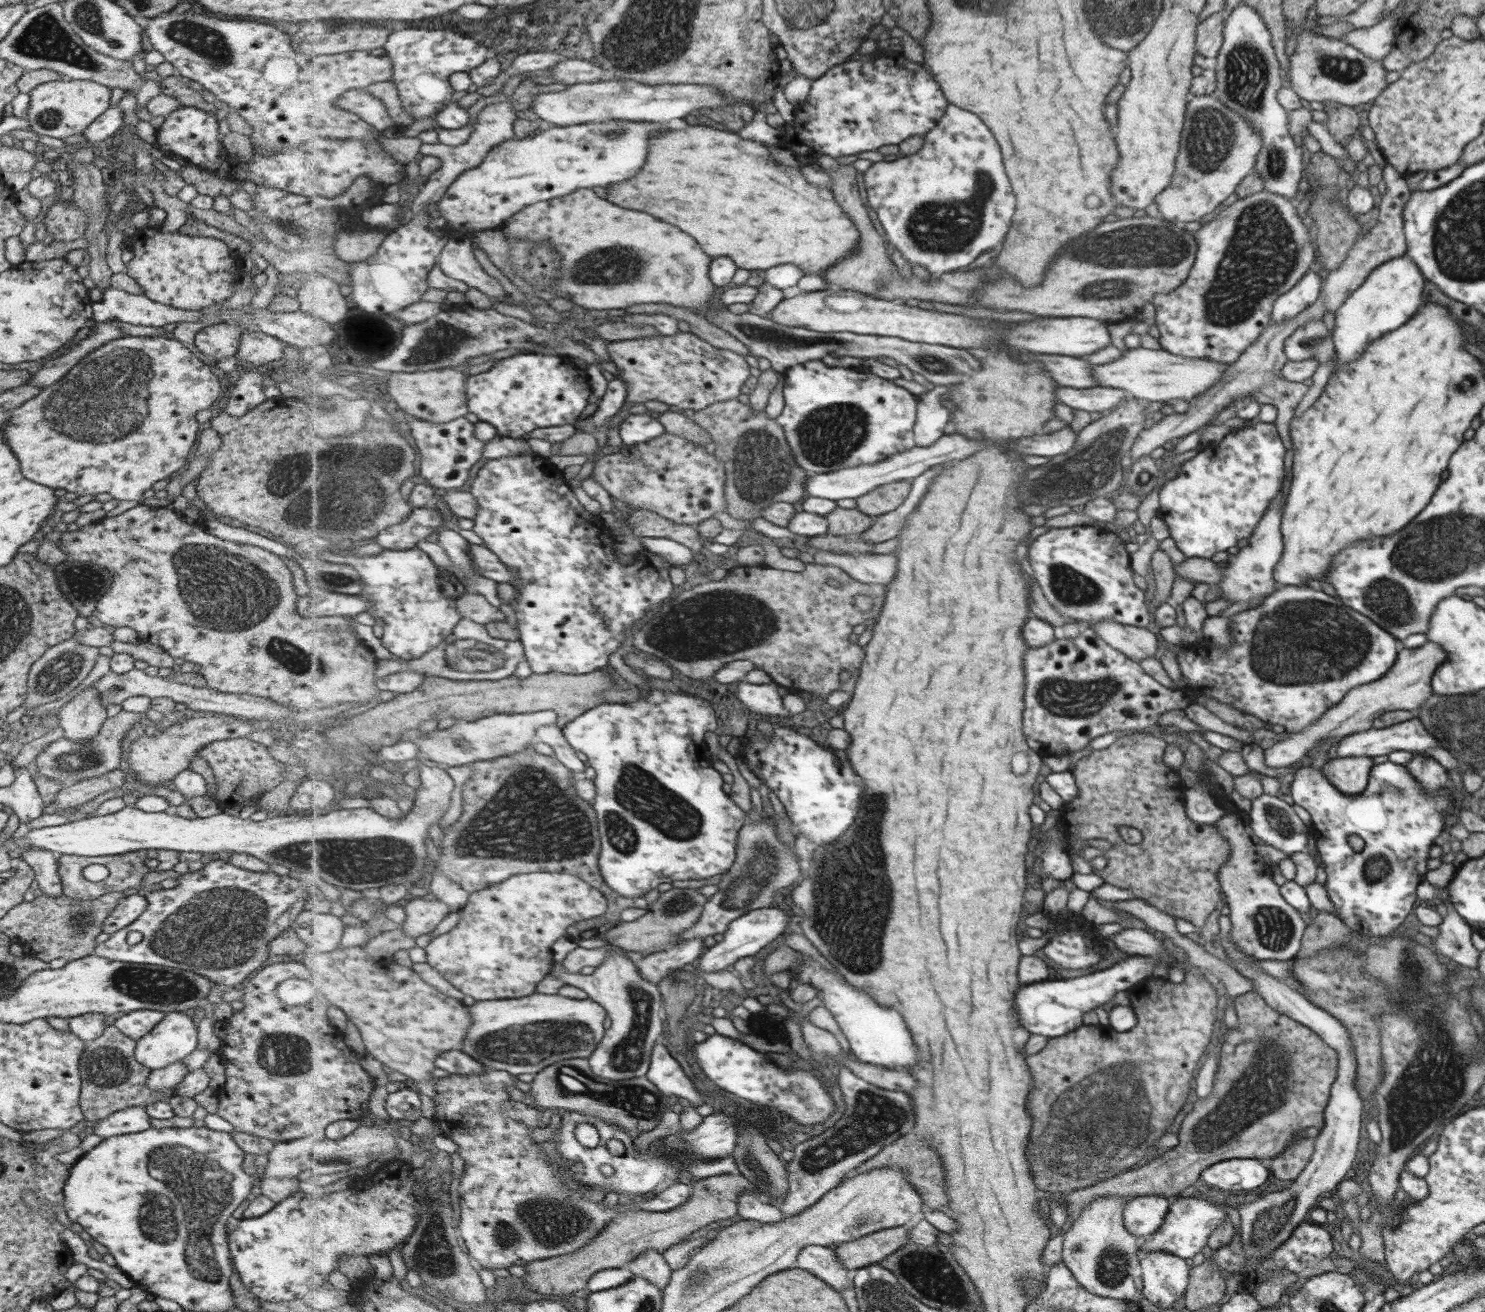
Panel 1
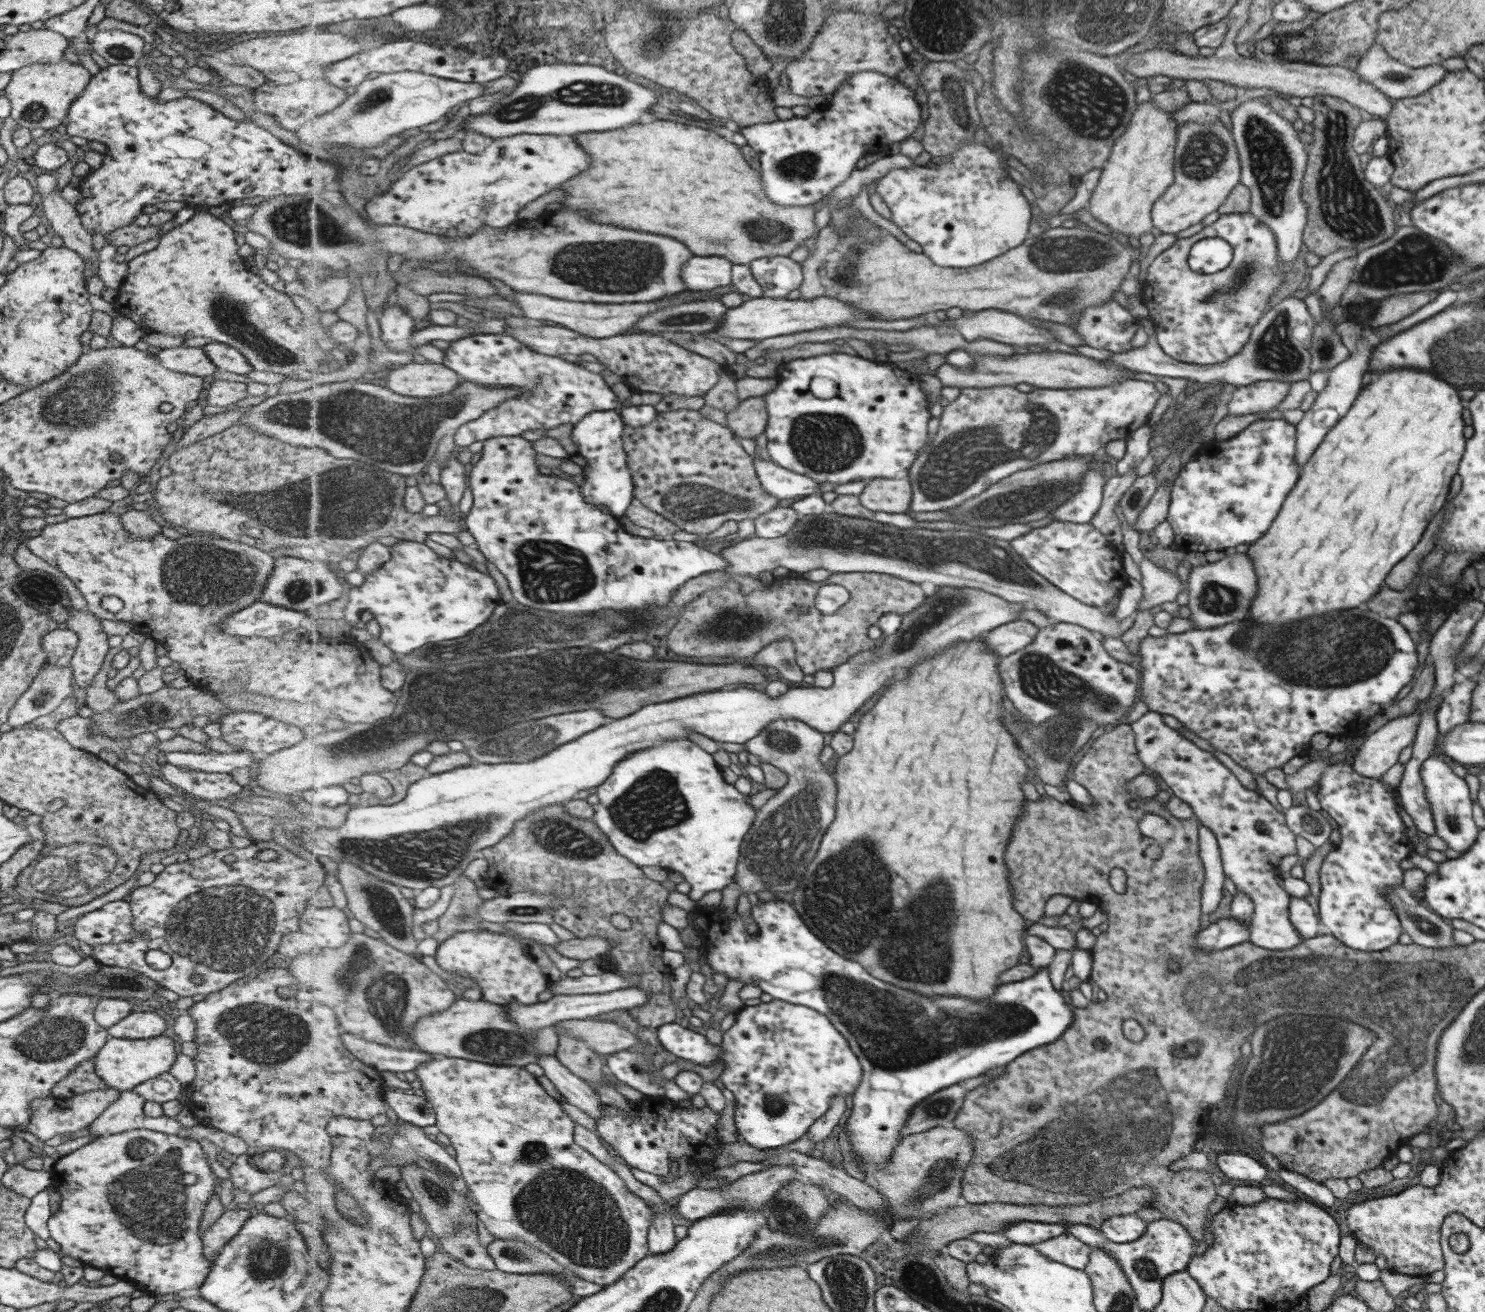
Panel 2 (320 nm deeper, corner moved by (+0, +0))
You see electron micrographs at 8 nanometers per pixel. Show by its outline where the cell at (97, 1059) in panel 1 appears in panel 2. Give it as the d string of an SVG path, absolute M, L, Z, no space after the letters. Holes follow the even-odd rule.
M94 1058L82 1062L69 1076L66 1076L66 1079L60 1080L57 1086L52 1088L52 1096L70 1100L76 1094L110 1088L96 1076L95 1067Z

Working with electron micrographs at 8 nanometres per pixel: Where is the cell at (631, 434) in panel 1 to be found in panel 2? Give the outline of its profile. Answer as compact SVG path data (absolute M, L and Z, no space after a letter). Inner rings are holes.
M478 333L468 338L453 341L450 348L446 350L446 355L445 365L459 372L466 381L489 387L516 387L527 390L522 396L503 402L498 408L489 410L482 418L460 428L455 436L459 446L471 447L475 442L485 442L499 436L522 436L528 430L546 429L549 431L560 425L570 423L575 425L580 423L585 416L596 411L621 409L628 426L632 425L638 428L644 428L647 424L653 423L660 413L659 410L656 410L655 405L622 404L616 396L616 392L612 390L610 384L604 380L604 376L600 373L591 372L588 368L574 364L574 362L568 362L564 358L534 352L528 344L520 342L512 336Z

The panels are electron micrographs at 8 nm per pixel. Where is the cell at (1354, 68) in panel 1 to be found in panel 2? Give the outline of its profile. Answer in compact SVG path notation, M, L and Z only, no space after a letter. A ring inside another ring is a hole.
M1374 43L1374 46L1370 47L1370 51L1360 58L1358 67L1356 68L1356 74L1360 75L1360 78L1364 78L1366 82L1370 82L1378 92L1386 94L1393 101L1416 97L1430 91L1430 88L1440 83L1448 75L1448 72L1440 64L1423 68L1410 68L1388 56L1384 51L1384 47L1378 43Z

